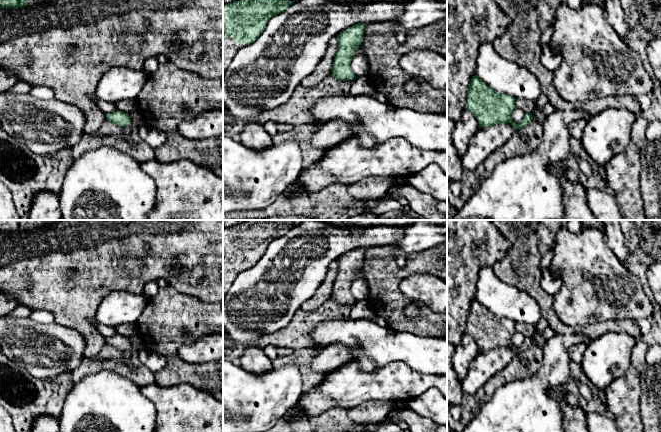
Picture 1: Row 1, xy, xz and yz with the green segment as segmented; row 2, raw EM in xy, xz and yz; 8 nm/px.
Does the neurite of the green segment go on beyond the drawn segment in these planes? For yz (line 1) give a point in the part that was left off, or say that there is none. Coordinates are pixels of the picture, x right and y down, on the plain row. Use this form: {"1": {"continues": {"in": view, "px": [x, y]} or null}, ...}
{"1": {"continues": null}}

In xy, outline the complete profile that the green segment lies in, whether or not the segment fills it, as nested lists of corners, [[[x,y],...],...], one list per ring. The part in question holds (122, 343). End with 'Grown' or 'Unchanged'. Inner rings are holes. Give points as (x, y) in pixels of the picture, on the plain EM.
[[[118,334],[107,338],[106,343],[115,347],[120,351],[125,351],[131,348],[131,343],[129,341],[129,338]]]. Unchanged

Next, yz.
[[[477,299],[470,304],[465,332],[475,339],[480,351],[510,347],[518,354],[533,344],[530,337],[525,337],[519,347],[514,347],[512,336],[516,332],[515,322],[494,315]]]. Unchanged

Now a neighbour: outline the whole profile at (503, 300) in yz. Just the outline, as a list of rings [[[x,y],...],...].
[[[491,266],[479,271],[476,299],[494,315],[535,325],[542,318],[539,304],[526,292],[502,282]]]

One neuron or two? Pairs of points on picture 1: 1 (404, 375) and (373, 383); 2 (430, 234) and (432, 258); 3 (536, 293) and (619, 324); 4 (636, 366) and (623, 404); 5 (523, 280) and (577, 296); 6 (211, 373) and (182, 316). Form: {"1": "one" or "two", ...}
{"1": "one", "2": "two", "3": "one", "4": "one", "5": "two", "6": "one"}

